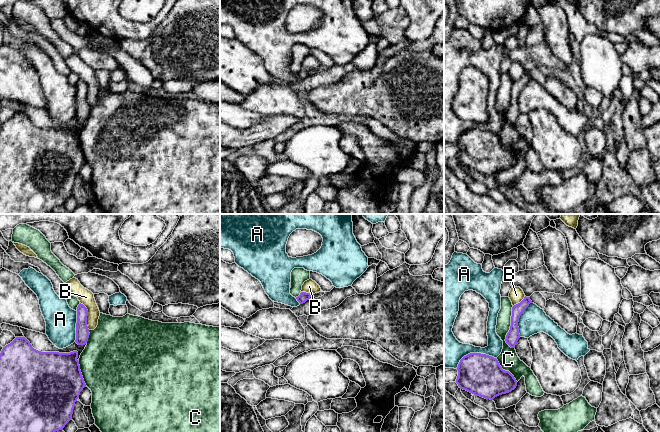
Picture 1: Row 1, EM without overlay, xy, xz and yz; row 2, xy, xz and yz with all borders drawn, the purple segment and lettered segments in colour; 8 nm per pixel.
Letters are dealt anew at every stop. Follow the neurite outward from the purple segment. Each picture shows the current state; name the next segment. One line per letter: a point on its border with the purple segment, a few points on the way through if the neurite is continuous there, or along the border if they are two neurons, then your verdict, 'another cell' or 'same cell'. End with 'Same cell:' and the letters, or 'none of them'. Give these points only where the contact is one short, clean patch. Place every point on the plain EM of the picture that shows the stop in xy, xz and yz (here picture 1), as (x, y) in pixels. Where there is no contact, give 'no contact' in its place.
A: yz (473, 129) | another cell
B: xy (87, 91) | along xy (80, 78), (87, 86), (87, 103), (89, 105) | another cell
C: yz (510, 103) | another cell
Same cell: none of them

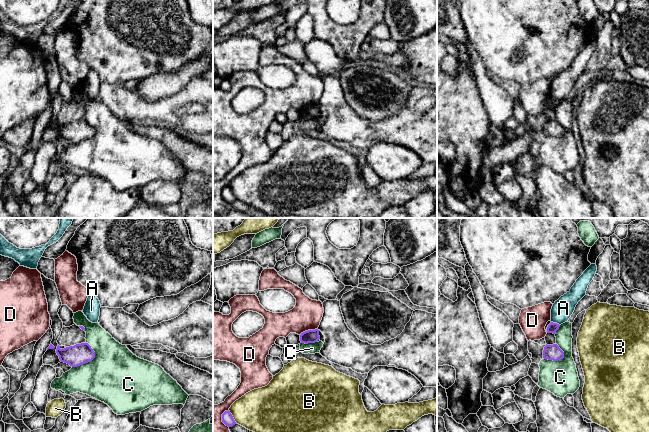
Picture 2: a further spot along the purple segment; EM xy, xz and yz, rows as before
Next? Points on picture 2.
A: yz (555, 99) | along yz (551, 97), (559, 101) | another cell
B: xz (232, 192) | another cell
C: xy (90, 136) | another cell
D: xz (308, 106) | another cell
Same cell: none of them

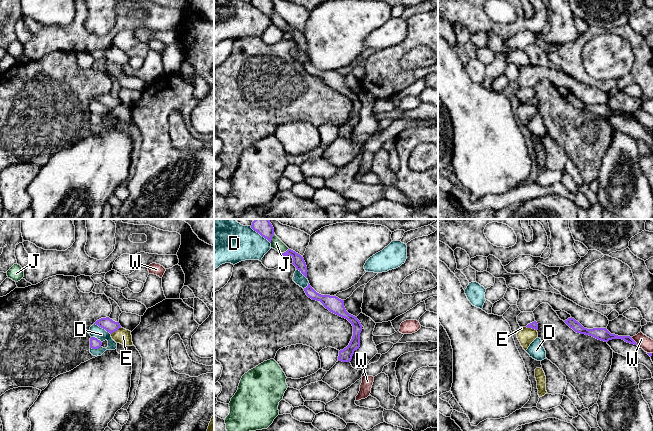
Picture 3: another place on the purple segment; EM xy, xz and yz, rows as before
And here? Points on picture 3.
D: xy (102, 103) | another cell
E: yz (531, 103) | along yz (526, 102), (536, 106) | another cell
J: xz (271, 14) | another cell
W: yz (634, 117) | another cell
Same cell: none of them

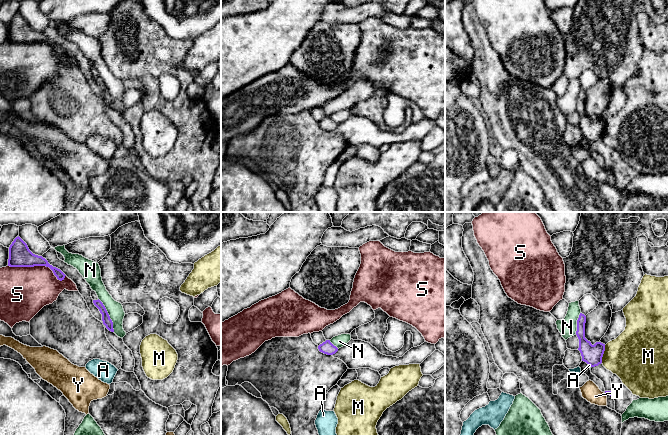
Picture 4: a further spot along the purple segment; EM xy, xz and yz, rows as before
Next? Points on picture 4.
A: yz (590, 141) | along yz (589, 140), (591, 142) | another cell
M: yz (603, 129) | along yz (605, 121), (601, 138) | another cell
N: xy (108, 91) | along xy (98, 74), (112, 98), (114, 107) | another cell
S: xy (38, 41) | another cell
Y: no contact | another cell
Same cell: none of them

